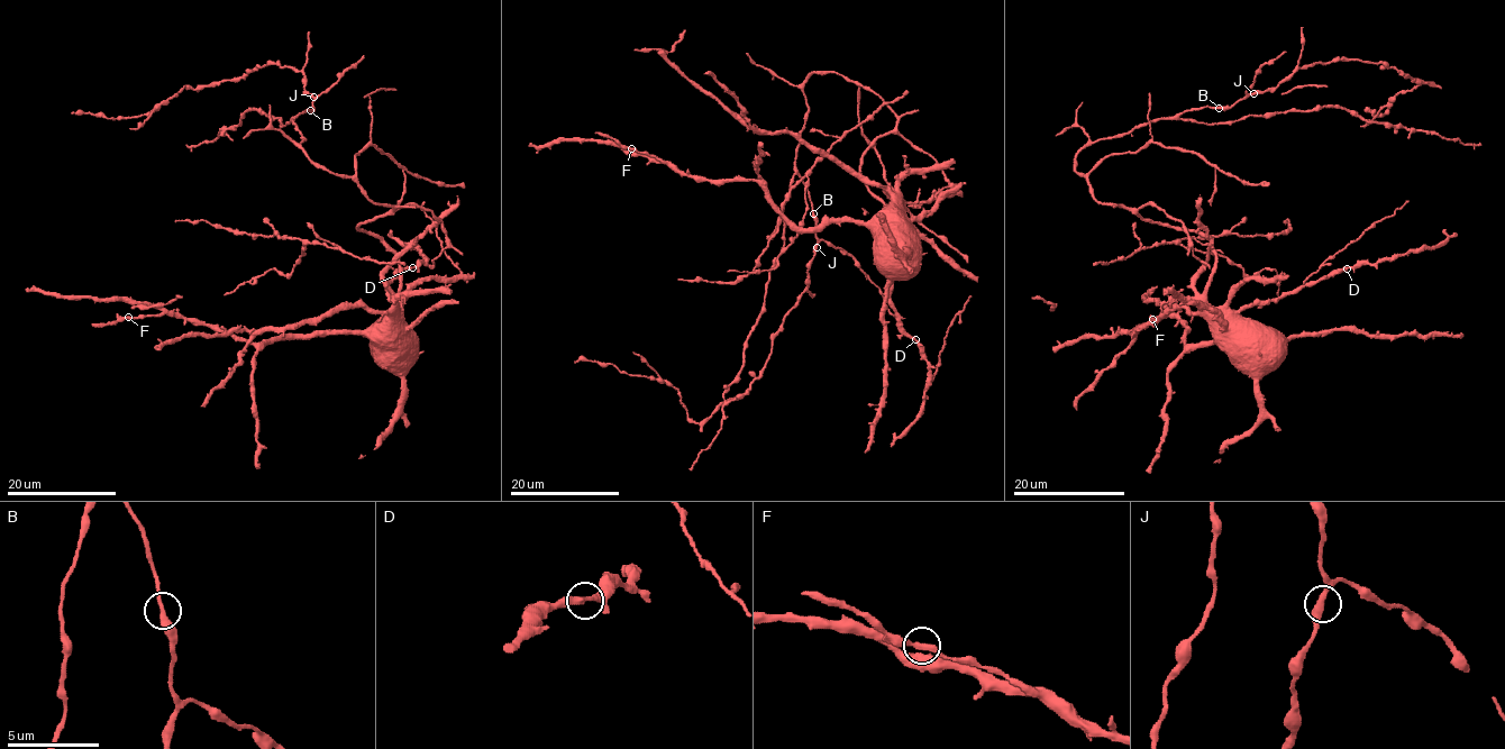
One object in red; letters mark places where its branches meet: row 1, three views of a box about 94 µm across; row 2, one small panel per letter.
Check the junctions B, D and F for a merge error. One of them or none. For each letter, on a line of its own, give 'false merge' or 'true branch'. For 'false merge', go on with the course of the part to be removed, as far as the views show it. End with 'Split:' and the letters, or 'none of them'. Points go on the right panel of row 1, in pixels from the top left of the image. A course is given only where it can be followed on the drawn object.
B: true branch
D: true branch
F: true branch
Split: none of them

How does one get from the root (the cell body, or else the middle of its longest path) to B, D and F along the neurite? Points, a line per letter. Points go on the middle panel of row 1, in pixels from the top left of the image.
B: (891, 219), (903, 200), (879, 200), (860, 160), (897, 116), (836, 73), (802, 85), (795, 173), (813, 212)
D: (891, 219), (887, 221), (901, 235), (900, 258), (892, 274), (891, 304), (900, 327), (915, 339)
F: (891, 219), (822, 222), (813, 228), (799, 228), (756, 181), (694, 179), (631, 148)

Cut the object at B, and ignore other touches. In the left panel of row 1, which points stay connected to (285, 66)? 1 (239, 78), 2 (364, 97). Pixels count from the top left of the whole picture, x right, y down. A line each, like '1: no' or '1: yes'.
1: yes
2: no

